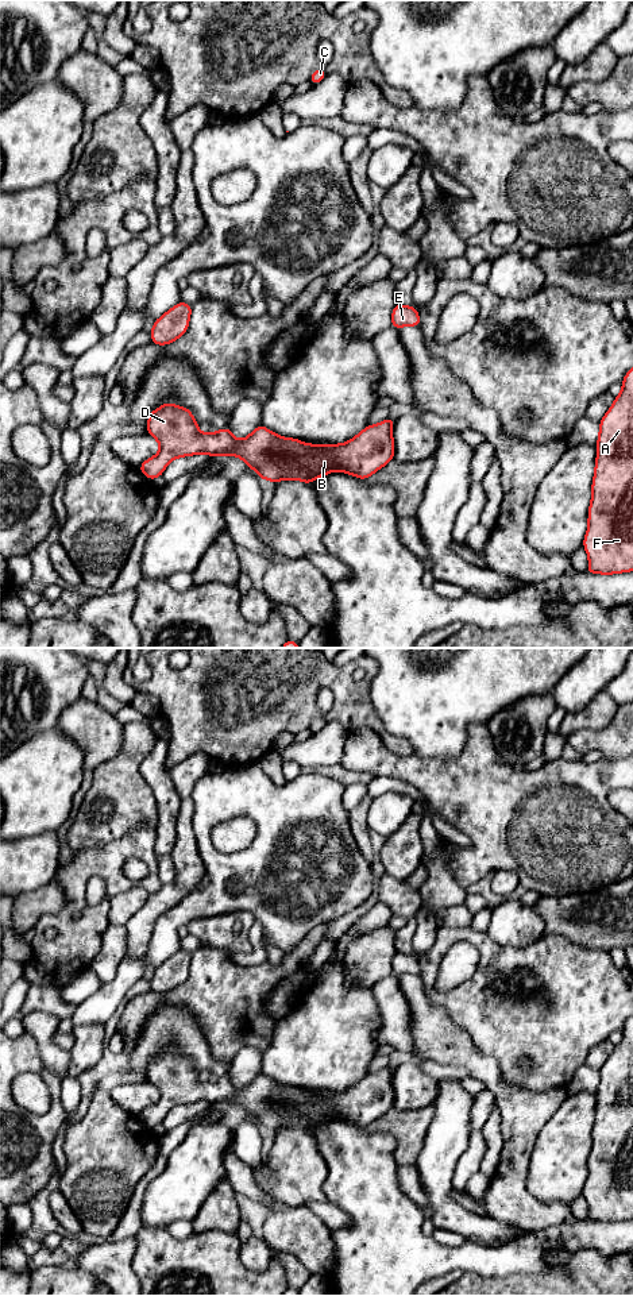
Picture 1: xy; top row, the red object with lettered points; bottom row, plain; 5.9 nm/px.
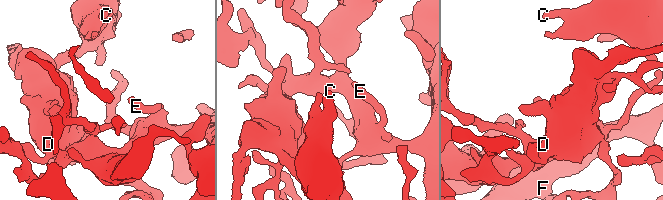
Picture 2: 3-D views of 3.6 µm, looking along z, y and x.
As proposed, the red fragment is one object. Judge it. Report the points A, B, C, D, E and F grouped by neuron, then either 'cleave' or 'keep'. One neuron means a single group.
groups A B C D E F; keep

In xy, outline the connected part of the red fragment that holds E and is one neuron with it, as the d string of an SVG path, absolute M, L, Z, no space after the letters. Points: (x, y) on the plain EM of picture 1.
M395 952L391 961L391 975L402 976L406 973L418 975L420 976L420 964L418 958L414 954L408 954L402 952Z

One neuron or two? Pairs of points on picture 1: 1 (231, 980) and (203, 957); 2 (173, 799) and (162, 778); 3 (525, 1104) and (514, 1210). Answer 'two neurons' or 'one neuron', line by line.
1: one neuron
2: one neuron
3: one neuron

